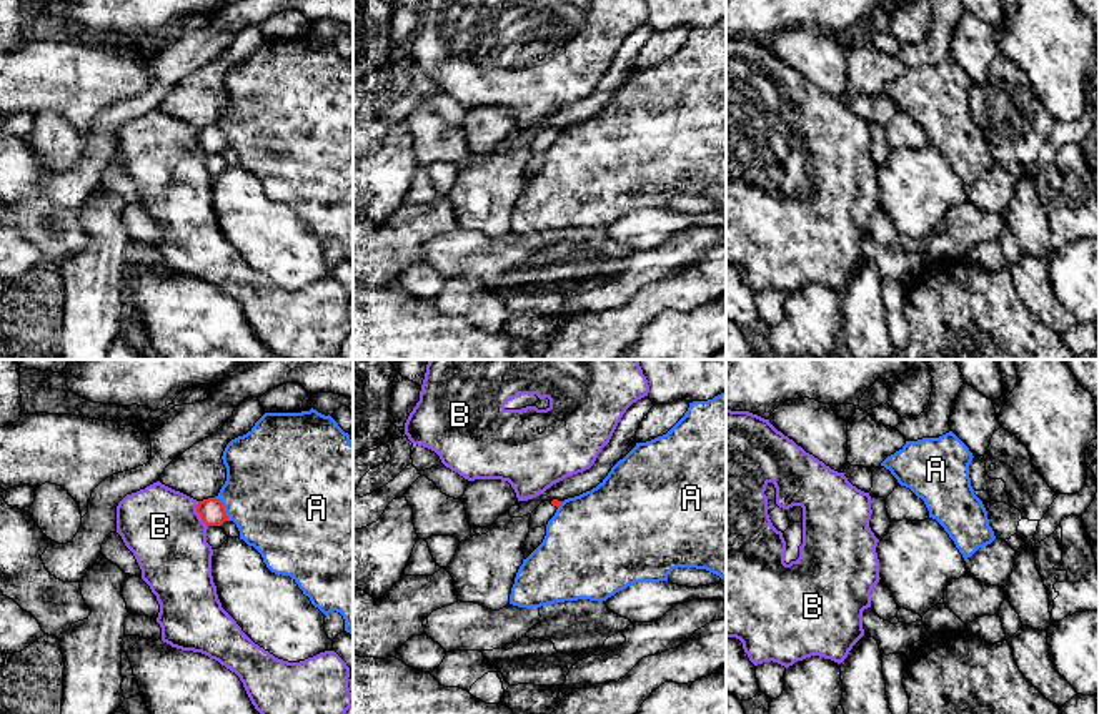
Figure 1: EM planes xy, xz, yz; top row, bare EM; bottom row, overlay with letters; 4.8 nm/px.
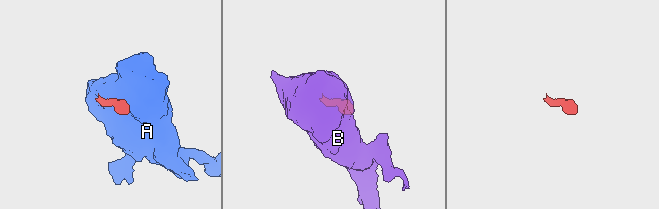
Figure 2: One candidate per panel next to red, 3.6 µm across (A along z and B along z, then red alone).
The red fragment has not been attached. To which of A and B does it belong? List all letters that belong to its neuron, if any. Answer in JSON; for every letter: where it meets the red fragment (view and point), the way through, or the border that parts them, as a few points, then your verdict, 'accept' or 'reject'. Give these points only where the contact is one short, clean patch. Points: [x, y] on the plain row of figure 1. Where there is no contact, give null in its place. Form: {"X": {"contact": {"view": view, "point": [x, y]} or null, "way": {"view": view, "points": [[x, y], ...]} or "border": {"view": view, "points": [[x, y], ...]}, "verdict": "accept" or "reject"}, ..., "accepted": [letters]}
{"A": {"contact": {"view": "xy", "point": [223, 135]}, "verdict": "reject"}, "B": {"contact": {"view": "xy", "point": [200, 142]}, "verdict": "reject"}, "accepted": []}

